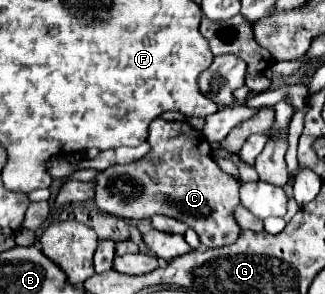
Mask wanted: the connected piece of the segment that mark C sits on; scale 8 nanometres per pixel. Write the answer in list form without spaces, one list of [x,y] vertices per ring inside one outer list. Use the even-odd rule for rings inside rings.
[[[157,117],[149,125],[149,143],[151,151],[143,159],[129,163],[129,165],[113,165],[97,177],[95,183],[95,203],[101,211],[123,217],[123,219],[147,219],[153,215],[167,215],[175,217],[189,227],[193,227],[205,247],[223,247],[237,241],[241,229],[233,219],[233,209],[239,203],[239,181],[231,175],[223,173],[219,165],[211,157],[211,147],[205,141],[203,133],[191,127],[187,121],[165,121]]]

